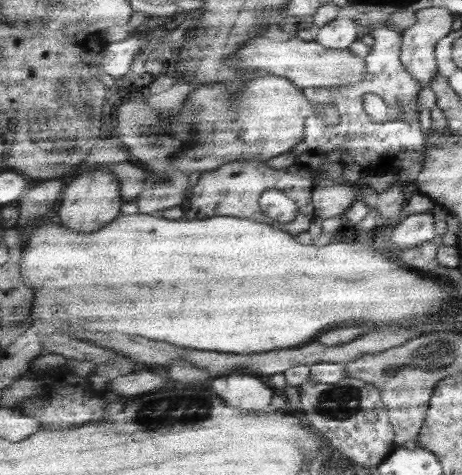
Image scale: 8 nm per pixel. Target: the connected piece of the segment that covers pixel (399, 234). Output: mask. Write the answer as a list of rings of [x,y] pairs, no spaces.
[[[431,212],[413,214],[395,228],[391,240],[401,248],[415,248],[425,242],[431,242],[437,236],[435,234],[435,218],[439,218],[439,216],[433,216]]]

